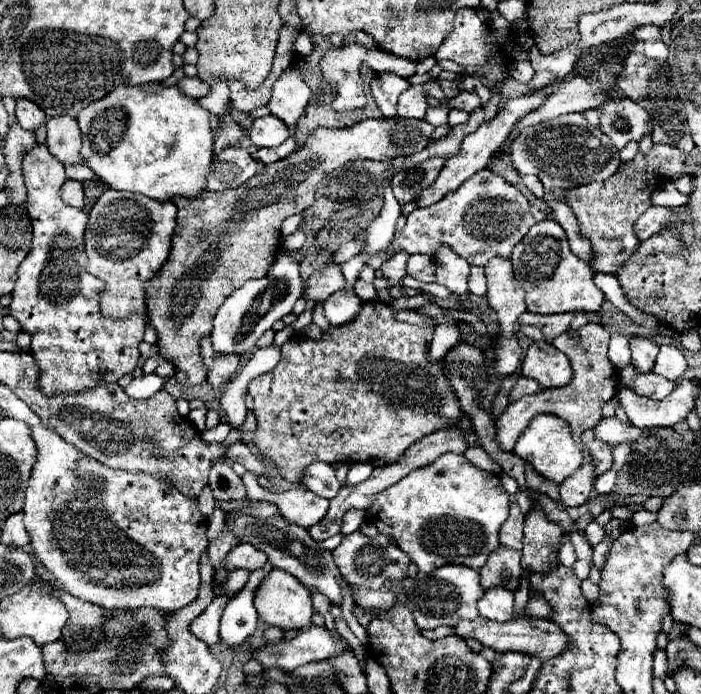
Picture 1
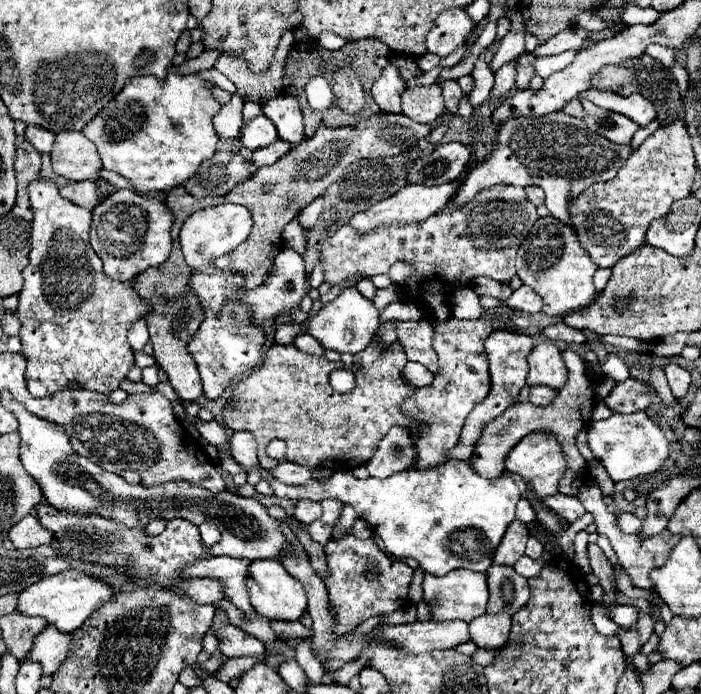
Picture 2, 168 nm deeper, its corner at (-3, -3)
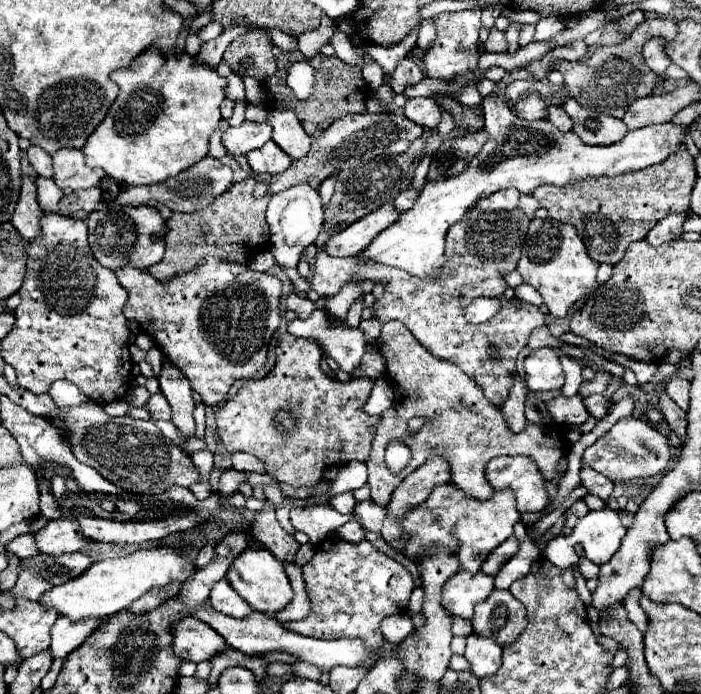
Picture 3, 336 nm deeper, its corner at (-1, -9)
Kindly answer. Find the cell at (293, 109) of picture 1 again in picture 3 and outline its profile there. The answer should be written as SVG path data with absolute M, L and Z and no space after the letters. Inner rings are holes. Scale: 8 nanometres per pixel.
M270 110L268 112L268 124L274 128L272 140L292 158L298 160L308 154L312 138L304 132L302 124L298 122L296 114L292 110Z

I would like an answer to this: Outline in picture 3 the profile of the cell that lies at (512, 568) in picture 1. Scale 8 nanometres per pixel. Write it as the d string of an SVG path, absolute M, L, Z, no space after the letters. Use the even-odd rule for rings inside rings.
M494 590L482 604L476 606L472 626L476 636L488 636L502 648L516 642L526 630L526 610L510 590Z

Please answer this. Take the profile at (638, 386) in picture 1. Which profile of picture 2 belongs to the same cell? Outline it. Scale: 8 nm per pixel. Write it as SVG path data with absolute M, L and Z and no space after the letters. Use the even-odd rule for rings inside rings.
M634 378L620 382L612 394L604 400L614 412L644 412L652 404L652 390Z

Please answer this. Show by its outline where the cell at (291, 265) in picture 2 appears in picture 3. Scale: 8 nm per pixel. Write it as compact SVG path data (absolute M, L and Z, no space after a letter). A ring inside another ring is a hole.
M296 184L288 190L282 190L270 198L266 210L266 222L270 228L270 252L282 268L296 268L304 248L316 242L322 224L324 224L324 206L318 194L318 188L310 184Z

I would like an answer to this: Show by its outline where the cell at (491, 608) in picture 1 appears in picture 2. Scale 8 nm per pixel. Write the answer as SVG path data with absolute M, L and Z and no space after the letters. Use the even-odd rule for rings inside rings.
M508 612L478 616L478 620L470 622L472 642L478 648L502 648L508 642L510 626L512 616Z

